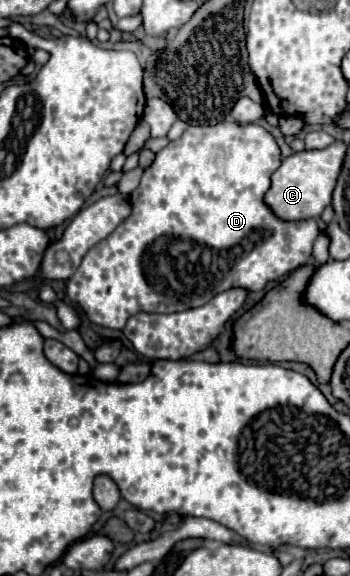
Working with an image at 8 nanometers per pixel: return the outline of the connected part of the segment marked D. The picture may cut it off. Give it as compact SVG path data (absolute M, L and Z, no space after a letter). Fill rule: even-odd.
M222 121L216 125L208 125L208 127L188 127L180 139L170 141L160 153L156 153L154 163L142 175L140 187L130 195L130 207L132 207L130 217L124 223L120 223L110 237L106 237L104 241L100 241L96 247L92 247L86 253L86 257L82 259L82 263L76 269L76 273L72 275L72 279L68 279L68 285L66 285L68 297L74 303L78 303L78 307L86 313L86 317L92 323L102 325L102 327L110 327L110 329L122 329L126 325L128 317L136 315L142 309L146 313L176 313L176 311L206 305L212 297L216 297L216 293L222 293L224 289L240 287L244 291L262 291L270 281L280 281L282 277L286 277L294 269L306 265L312 255L312 245L314 245L316 237L320 235L316 219L282 221L264 203L264 193L270 189L270 177L280 167L280 163L282 163L282 157L280 157L278 143L260 125L240 125L240 123Z

